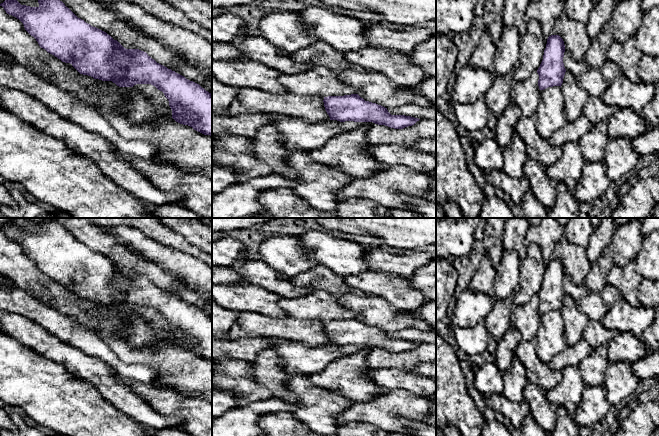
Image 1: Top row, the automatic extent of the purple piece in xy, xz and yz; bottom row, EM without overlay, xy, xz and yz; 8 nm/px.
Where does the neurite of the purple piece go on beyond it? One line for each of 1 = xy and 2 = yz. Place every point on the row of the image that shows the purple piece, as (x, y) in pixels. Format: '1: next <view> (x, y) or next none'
1: next none
2: next none

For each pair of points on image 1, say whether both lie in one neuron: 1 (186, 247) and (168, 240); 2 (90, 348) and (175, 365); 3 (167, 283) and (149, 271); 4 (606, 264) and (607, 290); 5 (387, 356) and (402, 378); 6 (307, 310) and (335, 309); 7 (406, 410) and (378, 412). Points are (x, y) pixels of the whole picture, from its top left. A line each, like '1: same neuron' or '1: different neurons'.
1: same neuron
2: different neurons
3: same neuron
4: different neurons
5: different neurons
6: same neuron
7: same neuron

